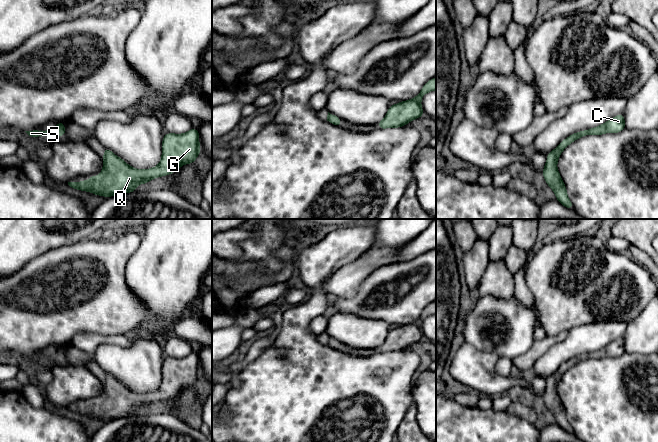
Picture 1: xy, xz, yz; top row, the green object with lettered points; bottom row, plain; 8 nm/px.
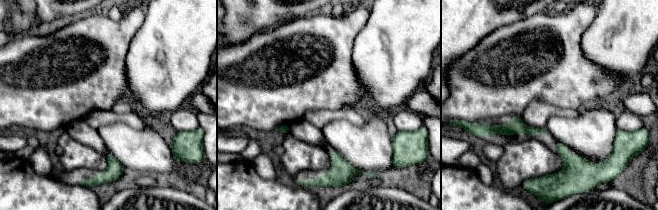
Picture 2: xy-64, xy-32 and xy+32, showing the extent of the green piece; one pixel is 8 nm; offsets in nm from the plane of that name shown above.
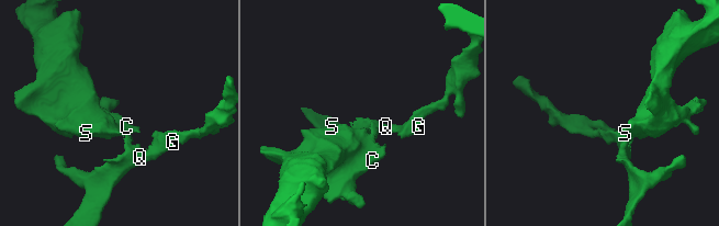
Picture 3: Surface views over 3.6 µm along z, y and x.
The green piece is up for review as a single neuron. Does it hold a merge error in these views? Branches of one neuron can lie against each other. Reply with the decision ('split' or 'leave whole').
leave whole

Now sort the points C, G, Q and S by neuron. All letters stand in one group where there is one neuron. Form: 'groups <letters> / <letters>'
groups C G Q S

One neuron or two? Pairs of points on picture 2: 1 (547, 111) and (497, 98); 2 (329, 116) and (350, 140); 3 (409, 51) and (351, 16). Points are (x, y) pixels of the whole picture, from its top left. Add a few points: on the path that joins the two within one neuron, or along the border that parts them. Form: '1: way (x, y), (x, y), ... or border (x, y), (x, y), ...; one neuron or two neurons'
1: border (551, 103), (533, 100), (521, 115); two neurons
2: border (356, 124), (346, 120), (333, 120), (321, 129); two neurons
3: border (370, 10), (368, 21), (356, 36), (354, 45); two neurons

